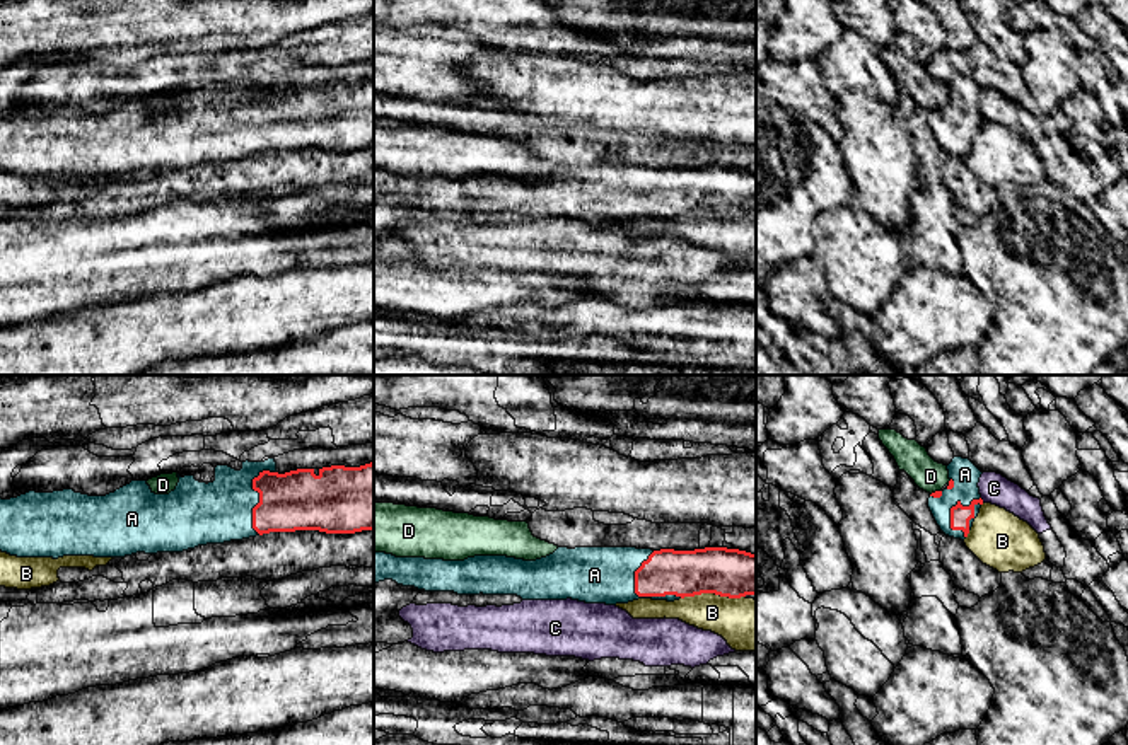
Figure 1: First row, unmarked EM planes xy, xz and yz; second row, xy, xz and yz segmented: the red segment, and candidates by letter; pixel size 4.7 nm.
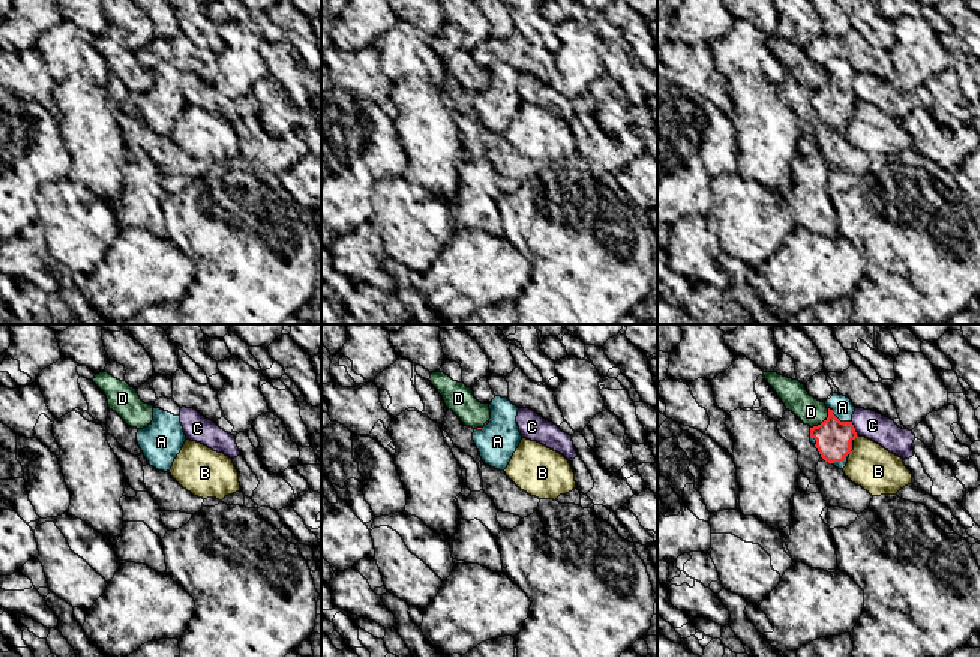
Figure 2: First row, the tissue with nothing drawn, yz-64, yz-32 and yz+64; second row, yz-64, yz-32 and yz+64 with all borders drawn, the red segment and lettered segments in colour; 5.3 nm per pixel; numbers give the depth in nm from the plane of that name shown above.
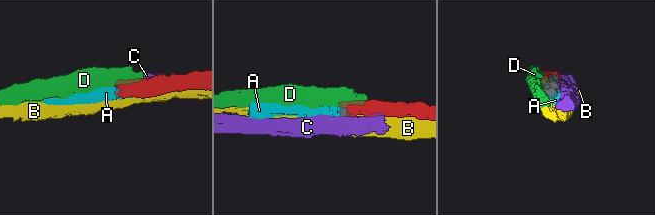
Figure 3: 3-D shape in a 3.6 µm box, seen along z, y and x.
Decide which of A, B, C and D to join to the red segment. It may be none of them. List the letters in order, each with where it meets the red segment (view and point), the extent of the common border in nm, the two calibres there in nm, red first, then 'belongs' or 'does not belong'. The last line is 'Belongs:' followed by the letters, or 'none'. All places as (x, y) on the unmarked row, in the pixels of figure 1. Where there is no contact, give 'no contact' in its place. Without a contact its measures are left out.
A: yz (951, 130) | 220 nm | 100/130 nm | belongs
B: xz (712, 210) | 300 nm | 220/240 nm | does not belong
C: yz (982, 118) | 30 nm | 100/140 nm | does not belong
D: yz (936, 109) | 60 nm | 30/150 nm | does not belong
Belongs: A

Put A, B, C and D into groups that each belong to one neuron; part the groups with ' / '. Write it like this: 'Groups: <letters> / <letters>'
Groups: A / B / C / D

